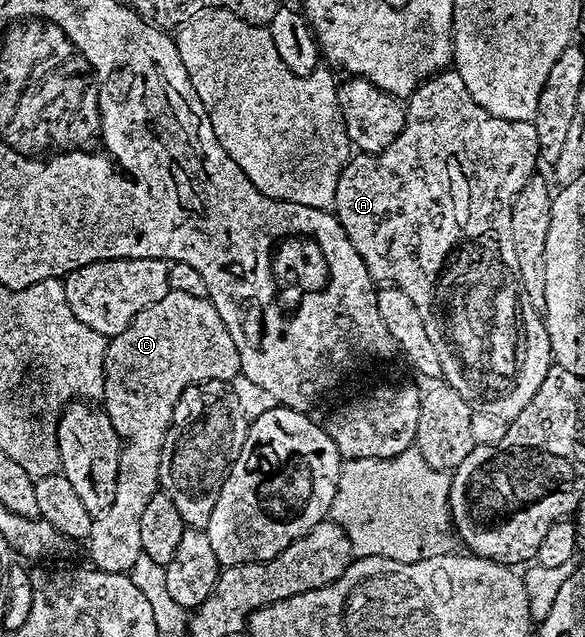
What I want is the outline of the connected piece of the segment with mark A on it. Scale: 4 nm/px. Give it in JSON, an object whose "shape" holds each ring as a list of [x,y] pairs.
{"shape":[[[445,70],[425,80],[407,101],[408,113],[406,126],[390,146],[381,152],[365,152],[356,154],[344,165],[338,178],[336,191],[336,207],[334,215],[340,221],[342,230],[350,238],[350,246],[358,250],[358,258],[366,262],[366,270],[372,275],[373,281],[384,286],[401,288],[410,294],[410,302],[418,306],[418,314],[422,314],[422,322],[426,322],[426,338],[434,345],[438,358],[442,361],[442,380],[449,384],[472,407],[473,412],[490,414],[490,418],[502,418],[511,421],[523,410],[526,402],[538,394],[538,386],[542,386],[542,378],[546,378],[548,369],[553,367],[552,347],[548,337],[548,327],[544,324],[541,313],[530,306],[530,298],[526,298],[526,286],[522,286],[522,274],[518,274],[518,261],[514,255],[514,242],[510,235],[510,214],[514,198],[532,176],[537,175],[540,164],[538,150],[538,130],[531,120],[518,122],[506,118],[494,118],[474,98],[470,98],[470,90],[466,90],[466,82],[455,70]]]}

